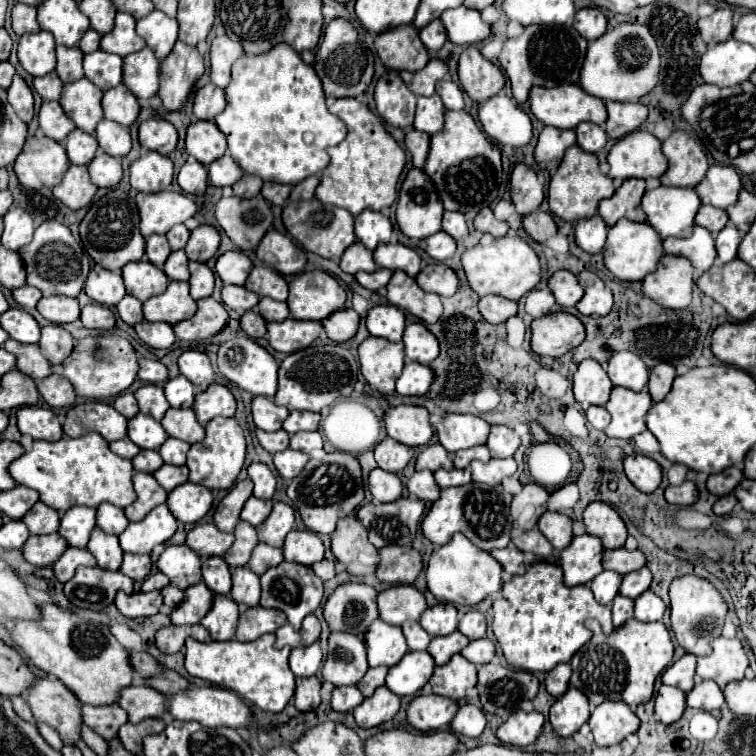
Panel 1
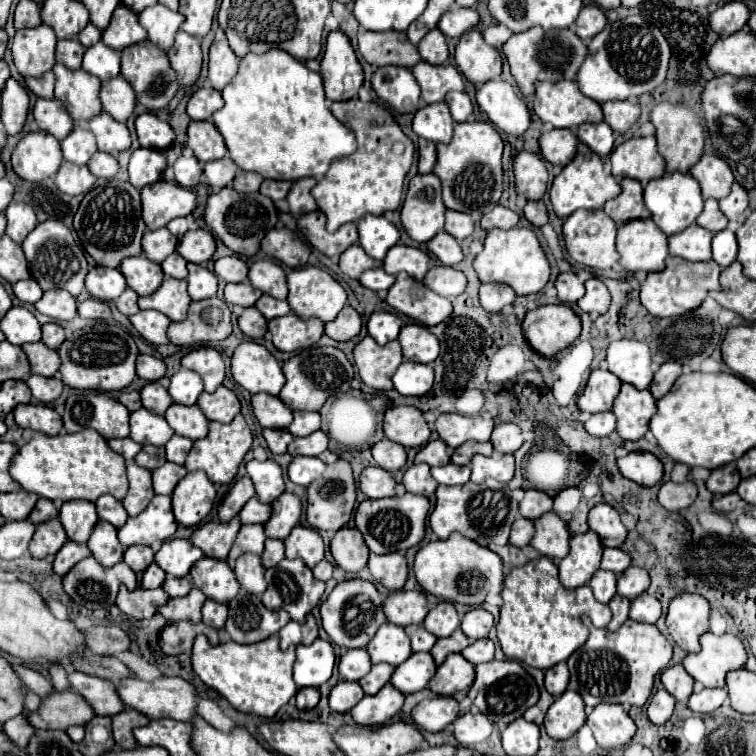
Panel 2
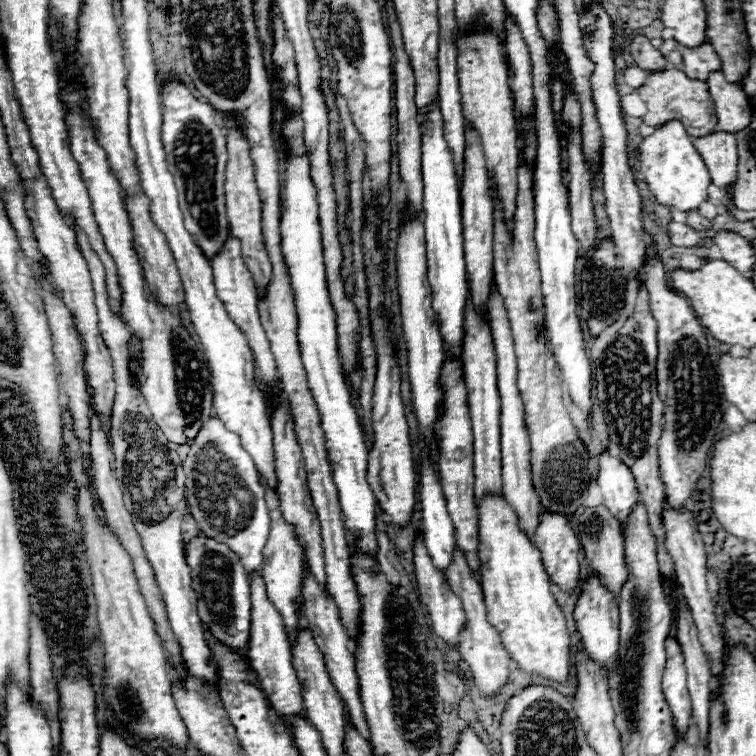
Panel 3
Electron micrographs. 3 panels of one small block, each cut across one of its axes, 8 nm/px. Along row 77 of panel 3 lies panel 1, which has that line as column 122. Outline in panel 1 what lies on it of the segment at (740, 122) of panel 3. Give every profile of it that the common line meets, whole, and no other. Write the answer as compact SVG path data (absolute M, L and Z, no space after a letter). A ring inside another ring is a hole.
M118 704L108 706L82 706L82 720L104 740L112 740L118 736L118 728L128 722L128 714Z

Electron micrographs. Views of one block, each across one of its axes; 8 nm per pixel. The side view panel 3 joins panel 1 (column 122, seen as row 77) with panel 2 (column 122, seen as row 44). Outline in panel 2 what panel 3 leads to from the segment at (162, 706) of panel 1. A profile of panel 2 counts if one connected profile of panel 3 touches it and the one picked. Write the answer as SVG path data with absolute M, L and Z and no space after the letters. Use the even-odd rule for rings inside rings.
M84 672L70 674L70 688L82 694L94 708L98 716L116 716L120 714L126 704L120 700L116 692L116 684L98 676L90 676Z

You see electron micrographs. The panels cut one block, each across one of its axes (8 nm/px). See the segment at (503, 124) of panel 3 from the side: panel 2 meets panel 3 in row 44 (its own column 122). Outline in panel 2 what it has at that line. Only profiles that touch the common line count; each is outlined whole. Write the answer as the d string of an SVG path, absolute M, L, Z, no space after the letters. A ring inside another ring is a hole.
M92 428L58 436L34 432L32 440L16 454L10 474L24 490L48 498L56 504L68 500L96 502L102 494L112 494L116 500L122 500L128 492L124 458L112 452L106 440Z

